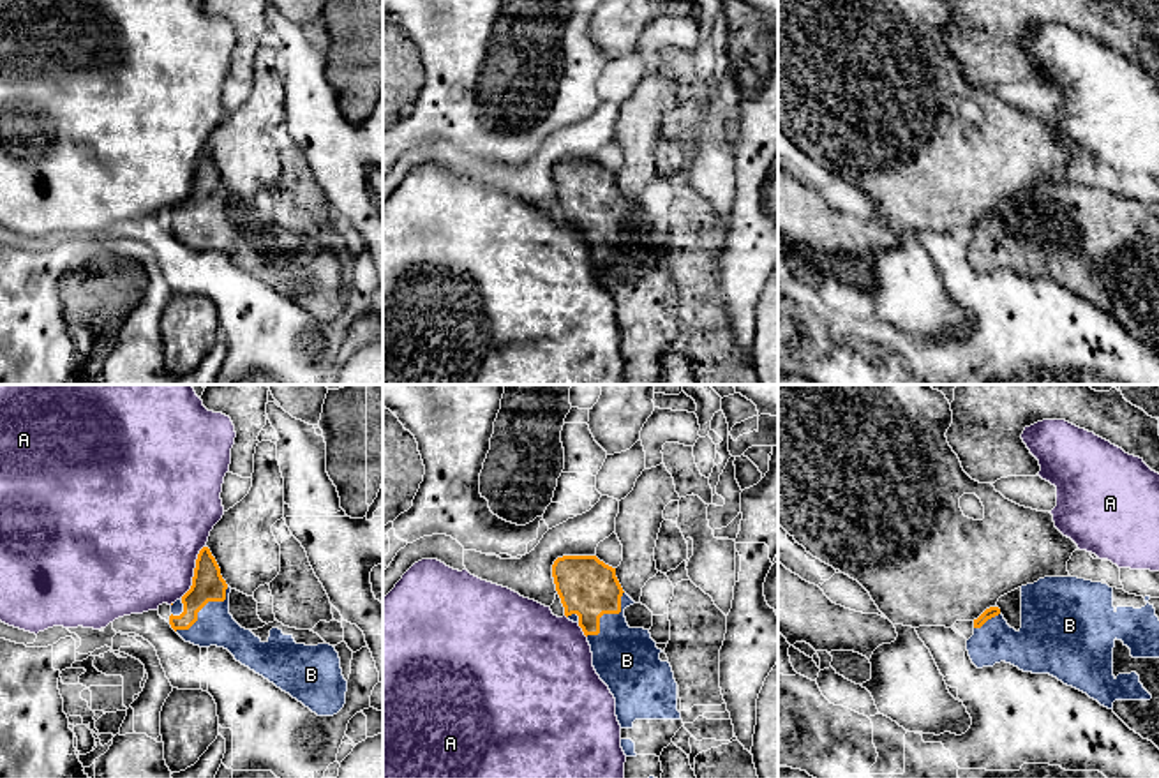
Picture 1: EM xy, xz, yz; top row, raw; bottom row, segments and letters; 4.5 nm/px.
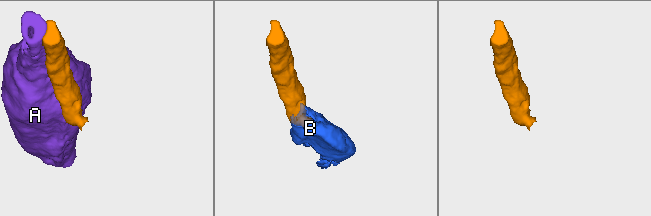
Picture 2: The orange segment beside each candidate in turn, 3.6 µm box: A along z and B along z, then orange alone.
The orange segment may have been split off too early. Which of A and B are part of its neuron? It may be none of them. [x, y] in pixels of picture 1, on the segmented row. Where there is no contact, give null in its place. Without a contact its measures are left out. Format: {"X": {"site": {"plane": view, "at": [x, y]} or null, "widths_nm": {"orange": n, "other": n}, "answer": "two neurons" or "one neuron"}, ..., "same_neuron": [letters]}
{"A": {"site": {"plane": "xy", "at": [194, 572]}, "widths_nm": {"orange": 140, "other": 480}, "answer": "two neurons"}, "B": {"site": {"plane": "xy", "at": [203, 605]}, "widths_nm": {"orange": 140, "other": 180}, "answer": "one neuron"}, "same_neuron": ["B"]}

